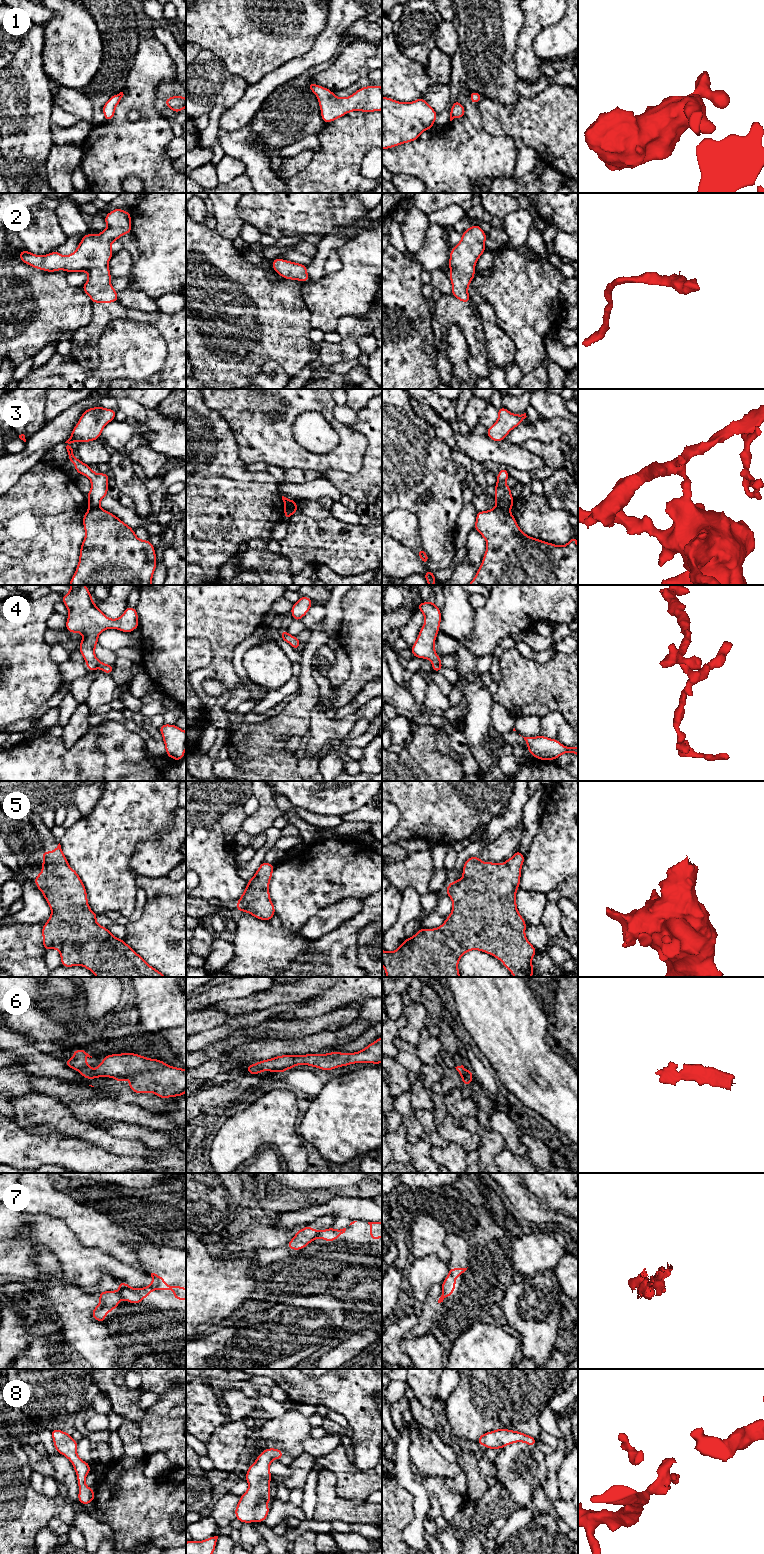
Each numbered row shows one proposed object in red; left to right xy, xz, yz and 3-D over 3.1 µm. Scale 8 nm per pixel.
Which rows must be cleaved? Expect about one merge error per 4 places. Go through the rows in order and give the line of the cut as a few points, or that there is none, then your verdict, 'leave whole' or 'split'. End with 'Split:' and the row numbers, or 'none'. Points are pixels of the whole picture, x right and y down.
1: no cut; leave whole
2: no cut; leave whole
3: cut in yz along (496, 505), (509, 511); split
4: no cut; leave whole
5: no cut; leave whole
6: no cut; leave whole
7: cut in xz along (318, 1232), (314, 1238); split
8: no cut; leave whole
Split: 3, 7

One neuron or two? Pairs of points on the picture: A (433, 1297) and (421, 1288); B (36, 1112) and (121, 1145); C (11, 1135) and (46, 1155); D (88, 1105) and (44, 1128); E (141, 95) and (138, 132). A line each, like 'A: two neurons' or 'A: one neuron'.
A: two neurons
B: one neuron
C: one neuron
D: two neurons
E: one neuron

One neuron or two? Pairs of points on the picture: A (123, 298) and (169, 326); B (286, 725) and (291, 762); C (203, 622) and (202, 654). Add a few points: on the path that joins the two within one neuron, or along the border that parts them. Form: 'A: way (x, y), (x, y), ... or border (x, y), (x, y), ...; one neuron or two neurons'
A: border (122, 305), (126, 308), (141, 311), (158, 311); two neurons
B: way (276, 733), (270, 739), (270, 744), (281, 755); one neuron
C: border (197, 636), (202, 636), (209, 641), (212, 660); two neurons

